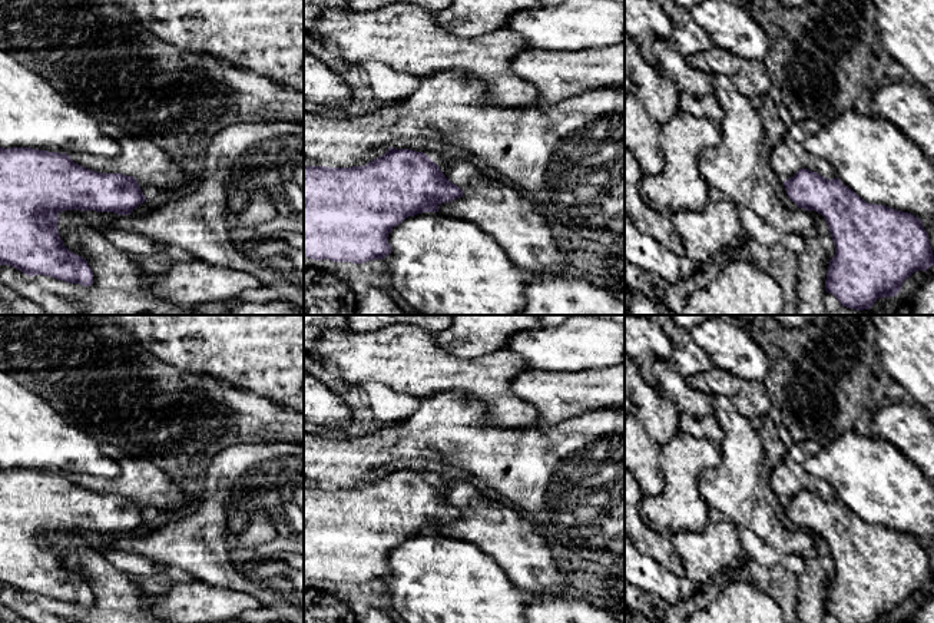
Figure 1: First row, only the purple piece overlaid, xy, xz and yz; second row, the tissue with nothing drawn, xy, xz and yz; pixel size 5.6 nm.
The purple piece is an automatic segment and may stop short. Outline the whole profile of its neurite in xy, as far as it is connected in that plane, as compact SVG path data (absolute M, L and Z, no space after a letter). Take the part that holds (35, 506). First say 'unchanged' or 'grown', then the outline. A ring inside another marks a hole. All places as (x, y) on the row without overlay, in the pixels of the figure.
unchanged | M0 468L0 586L10 586L29 597L46 596L90 607L93 593L86 580L63 566L57 534L77 530L130 536L145 521L133 497L86 490L67 474Z

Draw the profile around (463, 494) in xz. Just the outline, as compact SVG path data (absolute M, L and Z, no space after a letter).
M433 475L427 477L451 504L463 511L461 518L440 524L440 534L474 544L506 573L514 586L533 597L540 594L572 597L567 581L552 556L550 539L530 516L487 500L477 487L467 481L441 481Z

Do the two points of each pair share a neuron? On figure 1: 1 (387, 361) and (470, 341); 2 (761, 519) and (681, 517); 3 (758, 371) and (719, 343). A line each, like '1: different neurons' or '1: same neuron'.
1: different neurons
2: different neurons
3: same neuron

